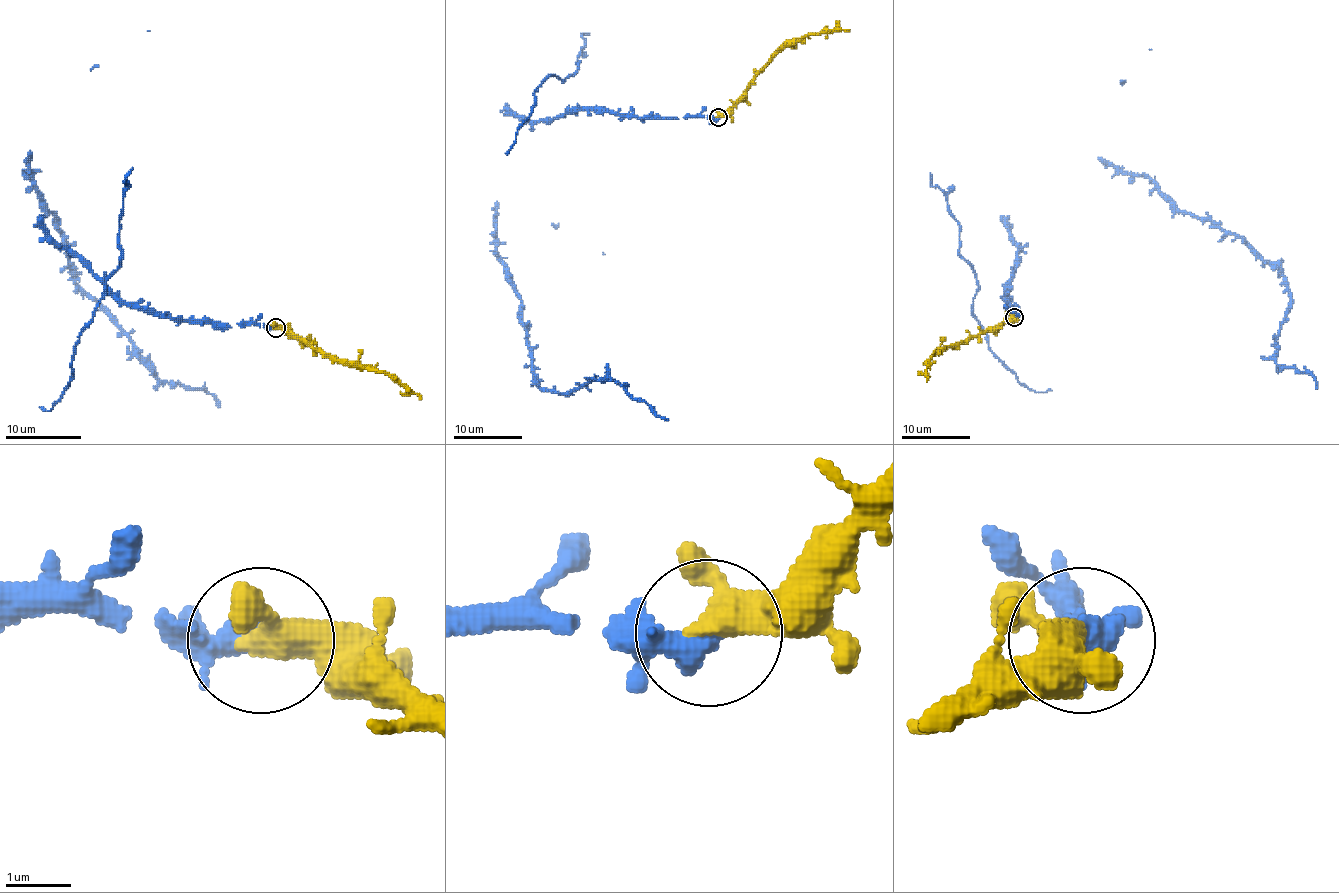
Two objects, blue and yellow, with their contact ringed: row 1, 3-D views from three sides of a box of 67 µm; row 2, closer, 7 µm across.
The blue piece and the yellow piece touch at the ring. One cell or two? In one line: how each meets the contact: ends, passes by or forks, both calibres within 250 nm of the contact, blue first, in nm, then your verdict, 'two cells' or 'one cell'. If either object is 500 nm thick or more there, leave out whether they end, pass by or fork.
blue passes by | yellow passes by | 320/380 nm | one cell

